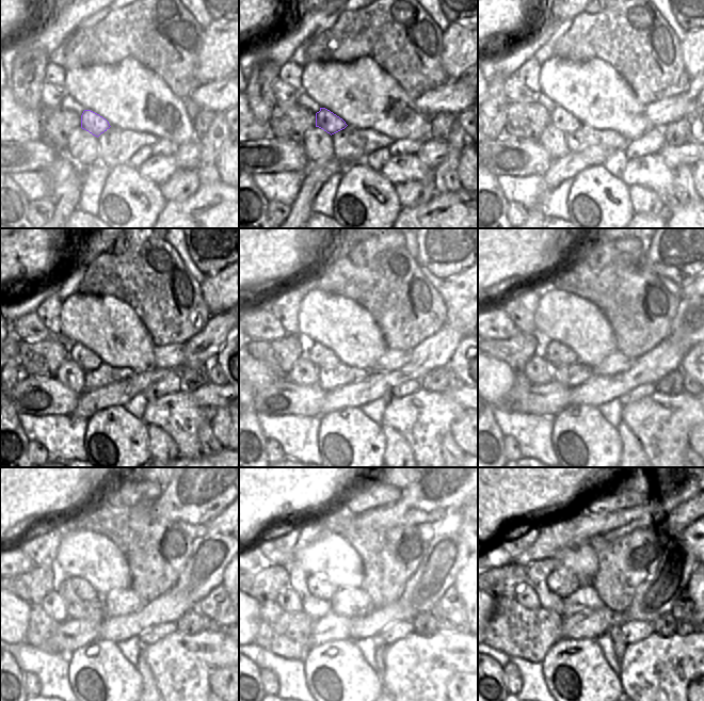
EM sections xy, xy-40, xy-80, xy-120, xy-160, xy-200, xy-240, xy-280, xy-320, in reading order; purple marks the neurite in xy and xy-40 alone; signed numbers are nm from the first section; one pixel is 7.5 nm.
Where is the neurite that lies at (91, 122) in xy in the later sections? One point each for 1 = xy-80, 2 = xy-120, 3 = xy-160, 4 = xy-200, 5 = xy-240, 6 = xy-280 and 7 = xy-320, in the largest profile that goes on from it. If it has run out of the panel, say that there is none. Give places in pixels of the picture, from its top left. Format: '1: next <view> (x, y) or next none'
1: next xy-80 (561, 118)
2: next xy-120 (88, 360)
3: next xy-160 (323, 357)
4: next xy-200 (558, 353)
5: next xy-240 (86, 593)
6: next xy-280 (325, 593)
7: next xy-320 (561, 593)

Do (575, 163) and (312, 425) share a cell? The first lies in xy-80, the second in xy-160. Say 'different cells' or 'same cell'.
different cells

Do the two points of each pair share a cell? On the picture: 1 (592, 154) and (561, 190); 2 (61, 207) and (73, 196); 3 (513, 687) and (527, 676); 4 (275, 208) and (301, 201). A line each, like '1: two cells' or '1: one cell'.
1: two cells
2: one cell
3: two cells
4: two cells

